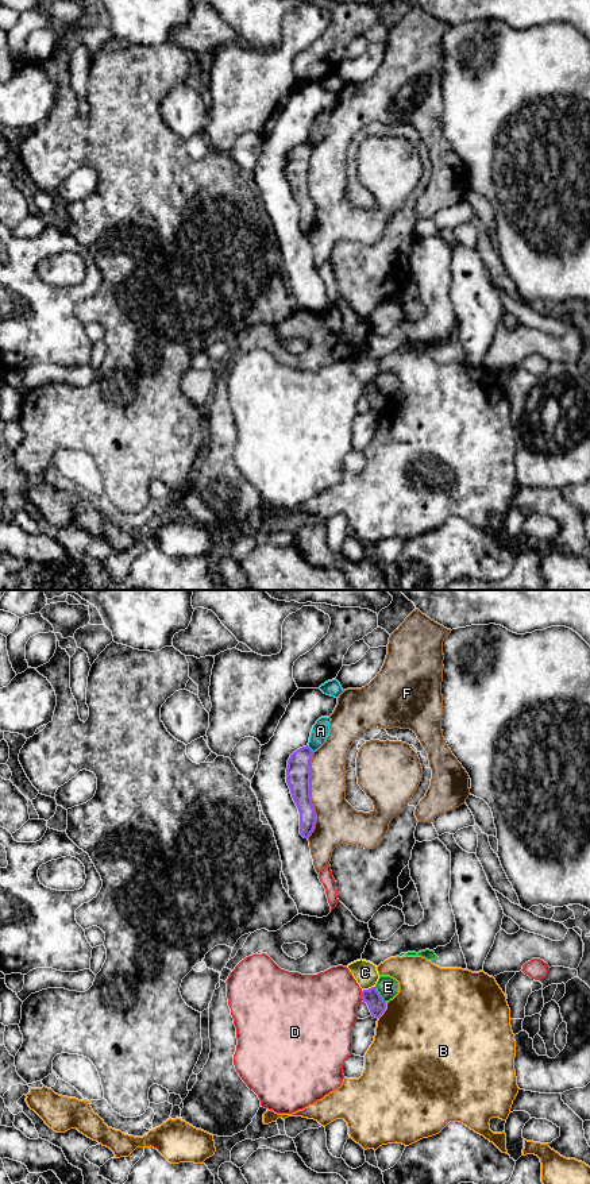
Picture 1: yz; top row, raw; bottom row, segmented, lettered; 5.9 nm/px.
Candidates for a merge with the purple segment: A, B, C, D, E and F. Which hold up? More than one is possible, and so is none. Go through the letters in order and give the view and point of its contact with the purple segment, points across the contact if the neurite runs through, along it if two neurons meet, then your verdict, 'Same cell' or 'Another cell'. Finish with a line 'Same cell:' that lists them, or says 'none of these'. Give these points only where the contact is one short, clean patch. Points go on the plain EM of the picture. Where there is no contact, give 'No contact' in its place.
A: Touches purple at yz (309, 143). Boundary: yz (307, 141), (313, 146). Another cell
B: Touches purple at yz (385, 404). Boundary: yz (386, 397), (386, 404), (378, 413). Another cell
C: Touches purple at yz (369, 384). Another cell
D: Touches purple at yz (362, 390). Another cell
E: Touches purple at yz (378, 389). Boundary: yz (376, 381), (376, 385), (385, 397). Another cell
F: Touches purple at yz (309, 191). Another cell
Same cell: none of these

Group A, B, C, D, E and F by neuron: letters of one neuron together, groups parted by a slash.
A E / B / C / D / F

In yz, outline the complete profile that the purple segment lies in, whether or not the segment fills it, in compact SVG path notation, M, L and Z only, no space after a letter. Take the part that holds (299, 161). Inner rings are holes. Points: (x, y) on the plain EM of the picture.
M306 140L288 155L286 178L300 208L300 230L308 234L315 224L316 208L311 193L311 158L313 146Z

